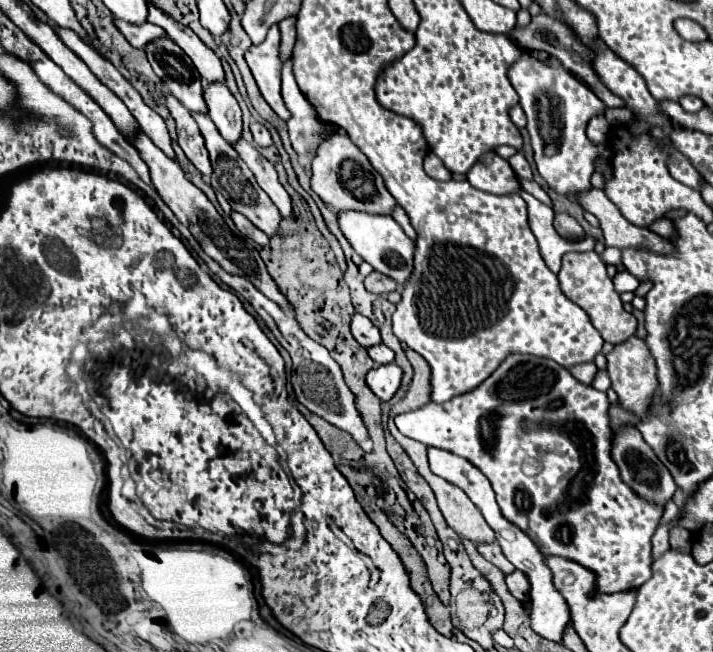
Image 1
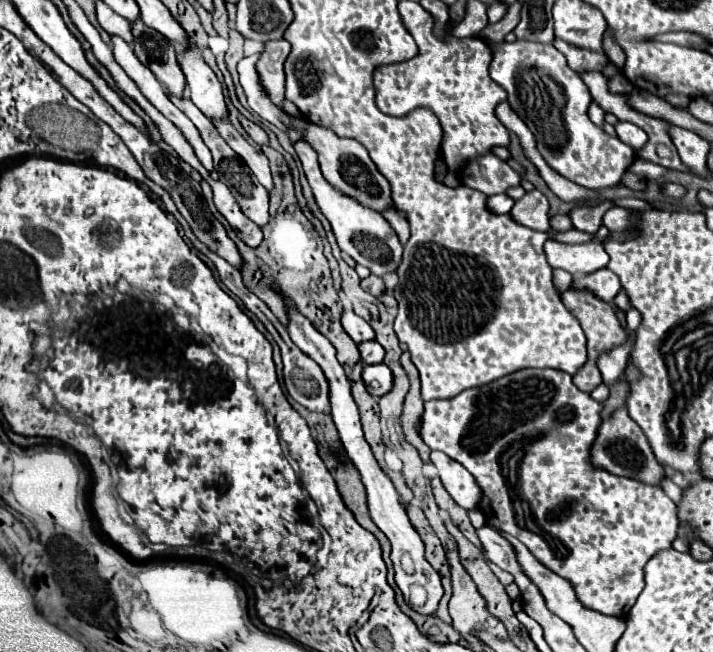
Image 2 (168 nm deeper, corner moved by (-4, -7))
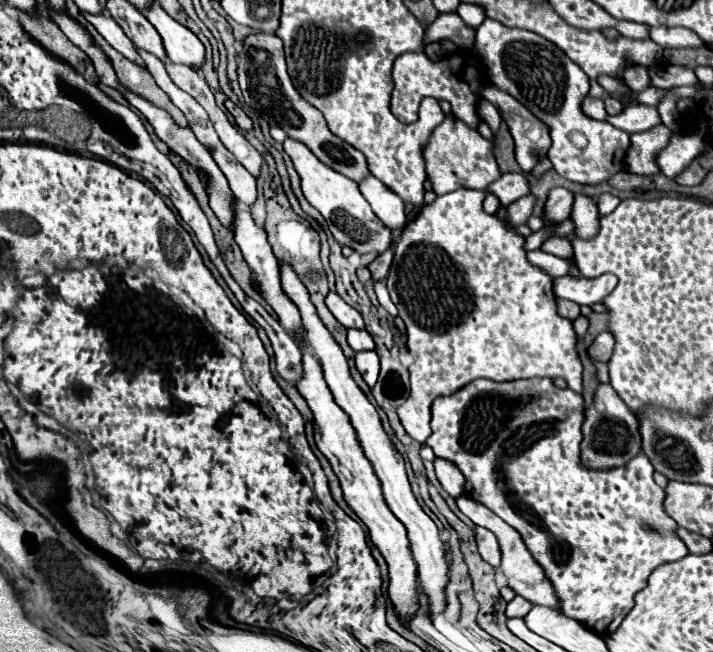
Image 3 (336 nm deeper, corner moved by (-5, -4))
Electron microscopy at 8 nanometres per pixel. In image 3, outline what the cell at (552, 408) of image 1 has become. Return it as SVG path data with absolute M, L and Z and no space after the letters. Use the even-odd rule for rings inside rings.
M528 378L528 380L514 380L514 382L474 380L472 384L466 384L464 388L460 388L460 392L454 392L452 396L444 396L444 398L432 402L432 422L430 422L432 434L426 440L426 446L430 446L434 450L436 458L444 458L444 460L458 466L458 470L466 478L466 492L474 500L478 500L480 504L490 508L504 522L508 522L514 530L518 530L518 534L522 536L530 554L542 566L546 578L552 582L560 610L566 616L584 624L588 630L594 630L596 634L606 636L606 634L612 634L620 626L620 622L626 618L626 614L634 608L634 596L636 596L636 592L640 592L646 586L650 572L654 572L660 564L668 564L668 562L676 562L676 560L684 558L688 554L688 550L686 550L684 542L678 540L678 536L676 536L674 520L664 512L664 504L662 504L664 490L654 482L654 478L652 478L654 468L644 454L640 454L638 458L632 458L624 466L610 470L590 470L584 464L580 464L580 438L582 438L580 426L582 426L582 420L584 420L582 396L570 388L564 388L564 390L556 388L550 378Z

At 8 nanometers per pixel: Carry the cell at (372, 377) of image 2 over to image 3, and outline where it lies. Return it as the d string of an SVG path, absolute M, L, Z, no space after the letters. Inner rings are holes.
M368 350L368 352L356 352L356 368L362 374L364 382L368 386L374 386L378 380L378 372L380 372L380 360L376 356L376 352Z

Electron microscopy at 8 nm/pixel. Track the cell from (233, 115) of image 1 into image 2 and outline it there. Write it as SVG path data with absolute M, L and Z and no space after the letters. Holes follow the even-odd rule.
M197 45L177 53L179 65L187 77L189 97L203 111L207 119L229 119L229 109L223 99L223 87L217 75L207 67Z

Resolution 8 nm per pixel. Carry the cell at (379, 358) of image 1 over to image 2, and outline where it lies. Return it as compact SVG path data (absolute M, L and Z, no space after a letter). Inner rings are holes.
M367 341L367 343L361 343L359 345L359 351L361 351L361 359L363 363L367 365L375 365L375 363L383 363L383 347L377 343L377 341Z

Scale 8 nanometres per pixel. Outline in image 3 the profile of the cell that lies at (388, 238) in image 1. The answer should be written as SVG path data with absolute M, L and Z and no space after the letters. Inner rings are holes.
M286 138L282 146L284 146L284 152L290 156L290 160L292 160L292 164L300 176L300 186L302 186L304 198L324 216L328 230L332 232L336 242L340 246L354 248L358 254L364 254L364 252L382 254L382 252L386 252L390 246L390 230L384 228L384 224L380 224L380 220L376 220L376 214L372 212L370 204L360 194L358 184L354 180L346 178L344 174L332 170L324 162L320 162L308 150L308 146L304 146L302 142Z

